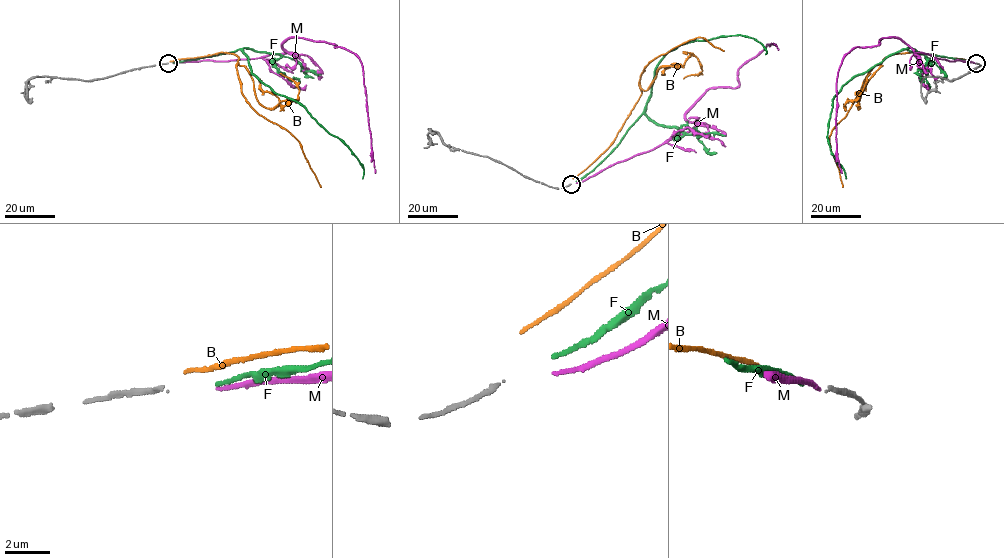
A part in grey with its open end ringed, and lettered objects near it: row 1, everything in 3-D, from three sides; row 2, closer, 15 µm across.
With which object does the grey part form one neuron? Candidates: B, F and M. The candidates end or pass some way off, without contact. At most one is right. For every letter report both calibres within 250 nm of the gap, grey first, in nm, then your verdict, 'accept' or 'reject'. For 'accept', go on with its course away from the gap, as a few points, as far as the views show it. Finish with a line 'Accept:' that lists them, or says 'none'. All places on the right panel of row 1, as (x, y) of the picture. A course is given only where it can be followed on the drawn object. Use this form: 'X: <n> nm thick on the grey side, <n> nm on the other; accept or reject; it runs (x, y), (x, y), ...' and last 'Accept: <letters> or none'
B: 170 nm thick on the grey side, 140 nm on the other; reject
F: 170 nm thick on the grey side, 170 nm on the other; accept; it runs (973, 62), (904, 49), (854, 76), (832, 99), (827, 139), (831, 153), (843, 169), (846, 179)
M: 170 nm thick on the grey side, 160 nm on the other; reject
Accept: F

